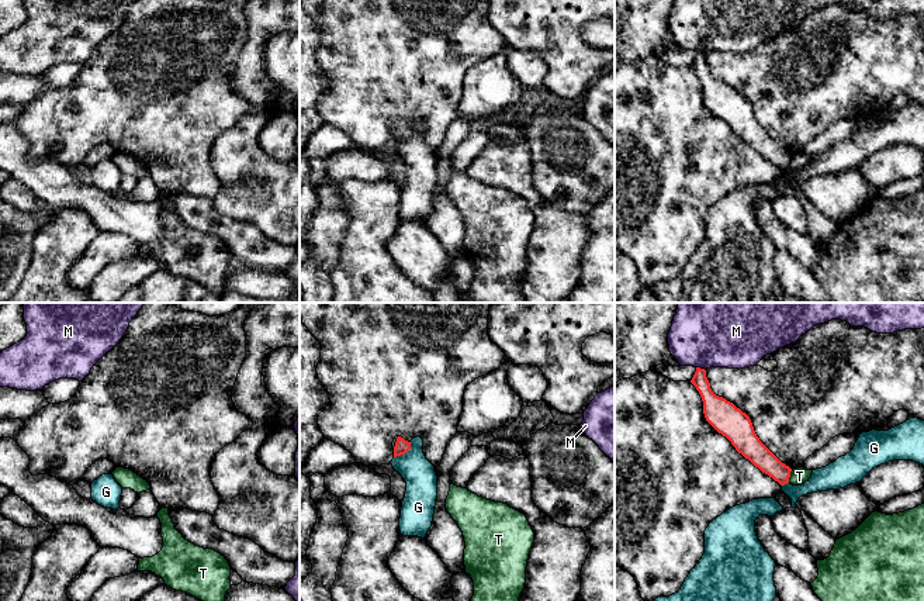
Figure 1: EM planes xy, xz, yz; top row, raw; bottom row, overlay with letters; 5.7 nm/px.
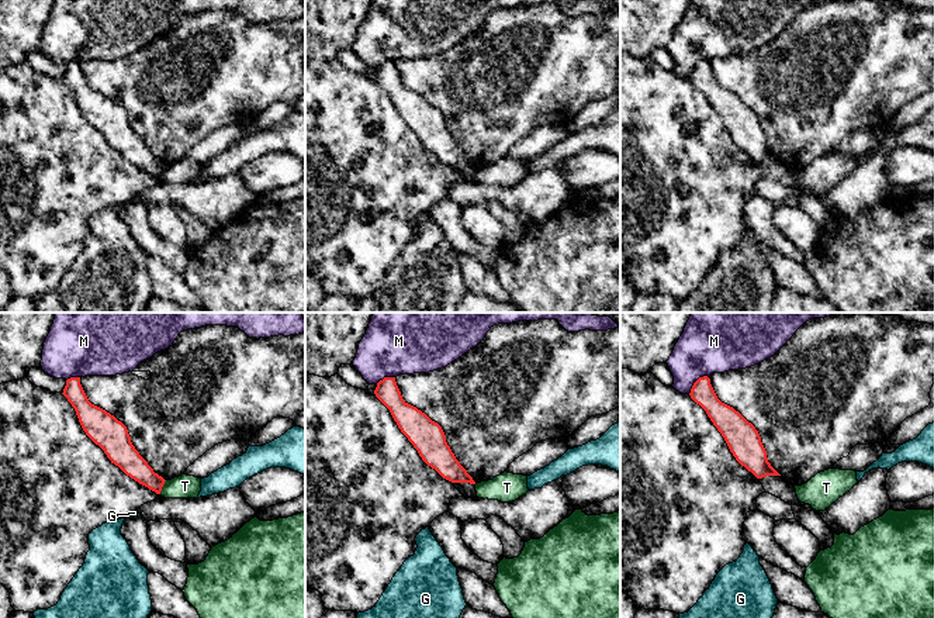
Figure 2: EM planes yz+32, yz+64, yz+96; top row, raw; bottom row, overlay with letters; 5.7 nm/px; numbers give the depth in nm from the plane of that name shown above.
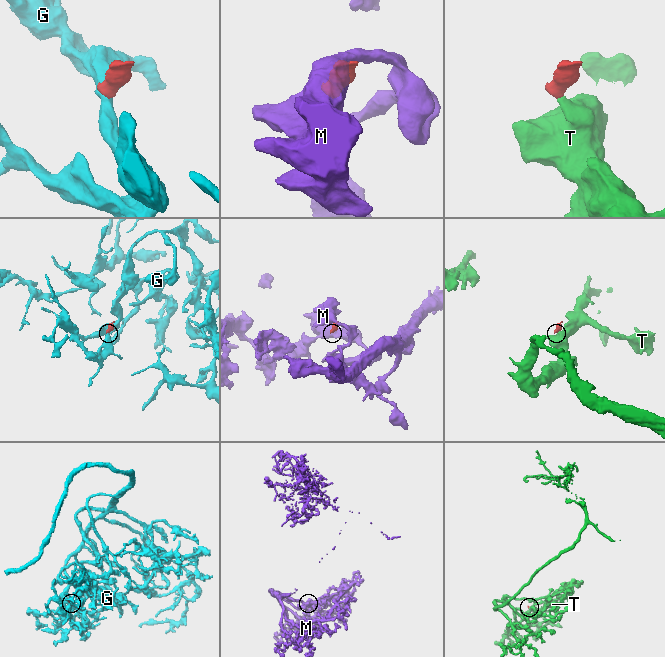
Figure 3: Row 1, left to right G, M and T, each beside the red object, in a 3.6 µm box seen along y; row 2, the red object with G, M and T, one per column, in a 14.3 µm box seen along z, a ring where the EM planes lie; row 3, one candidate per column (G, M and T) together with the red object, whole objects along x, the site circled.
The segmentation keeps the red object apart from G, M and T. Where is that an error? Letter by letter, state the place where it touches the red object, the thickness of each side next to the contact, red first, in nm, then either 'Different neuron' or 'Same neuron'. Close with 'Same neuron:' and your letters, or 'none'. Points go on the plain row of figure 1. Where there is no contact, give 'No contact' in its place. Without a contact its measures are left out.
G: Touches red at xz (404, 138). Thickness 80 nm (red) against 180 nm. Different neuron
M: Touches red at yz (699, 52). Thickness 140 nm (red) against 300 nm. Different neuron
T: Touches red at yz (789, 161). Thickness 120 nm (red) against 100 nm. Different neuron
Same neuron: none

